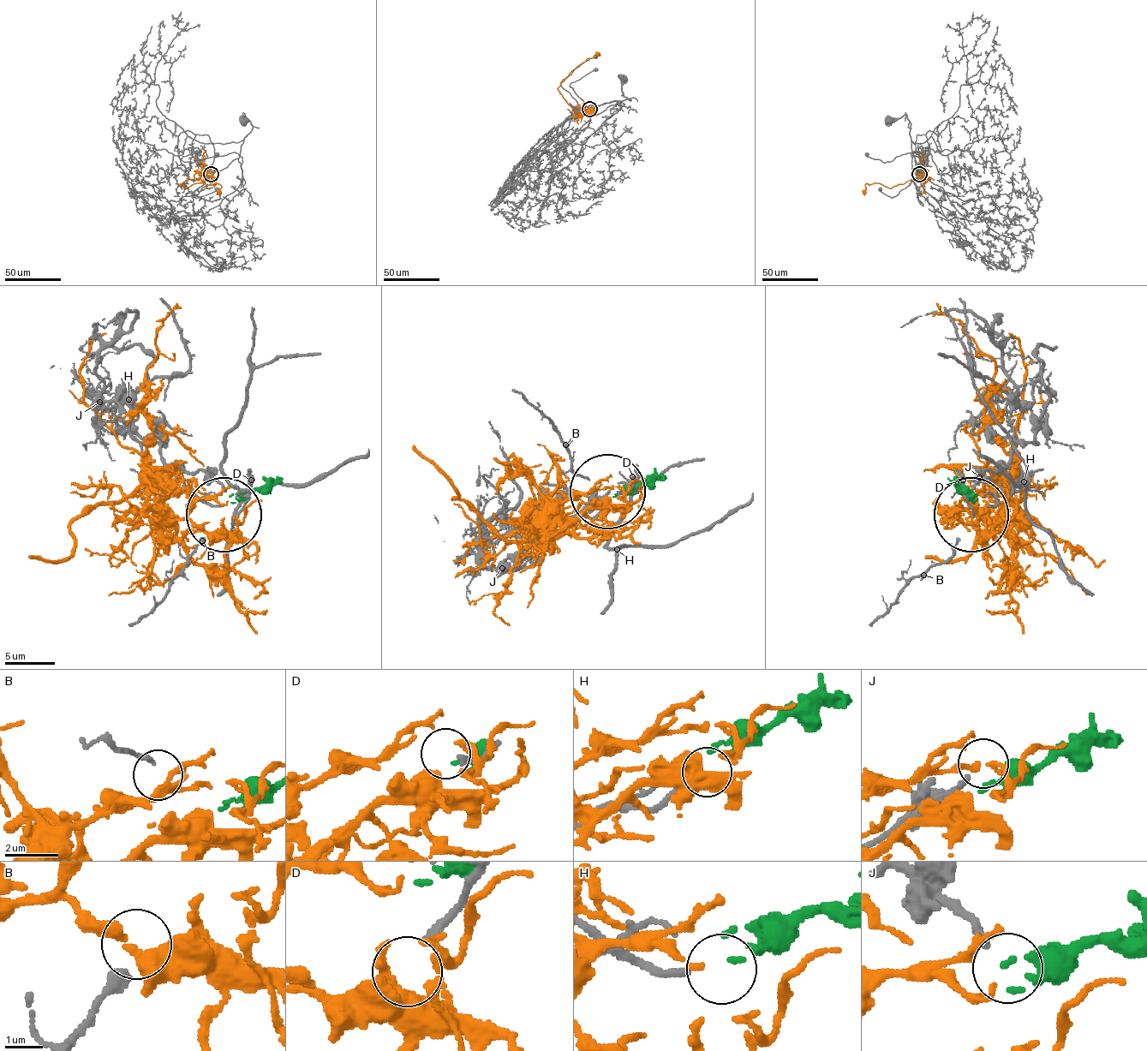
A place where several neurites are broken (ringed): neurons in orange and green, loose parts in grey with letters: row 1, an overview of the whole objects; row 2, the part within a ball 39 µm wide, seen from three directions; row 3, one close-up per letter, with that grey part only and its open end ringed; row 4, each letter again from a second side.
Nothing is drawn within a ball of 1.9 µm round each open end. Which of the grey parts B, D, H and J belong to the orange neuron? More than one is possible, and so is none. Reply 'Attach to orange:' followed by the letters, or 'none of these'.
Attach to orange: D

